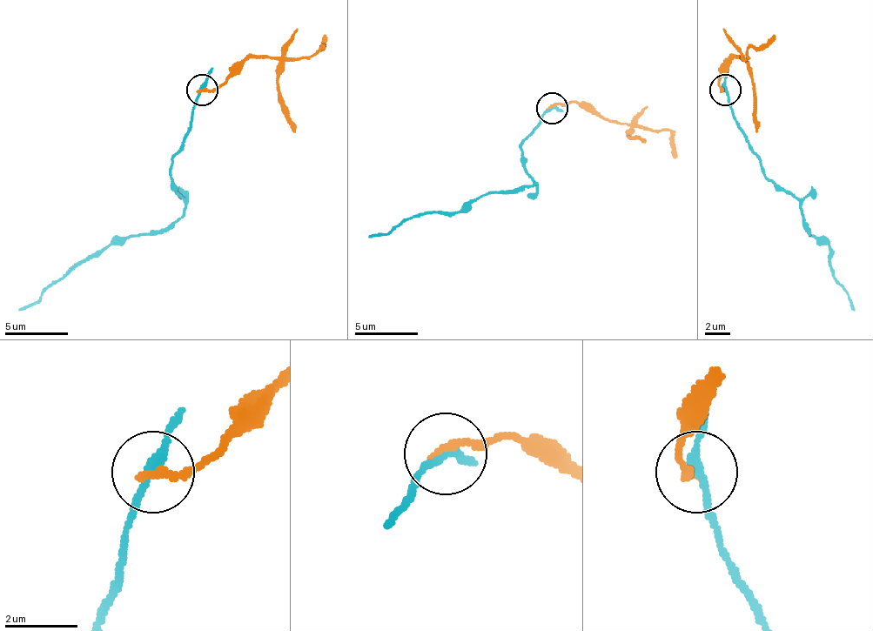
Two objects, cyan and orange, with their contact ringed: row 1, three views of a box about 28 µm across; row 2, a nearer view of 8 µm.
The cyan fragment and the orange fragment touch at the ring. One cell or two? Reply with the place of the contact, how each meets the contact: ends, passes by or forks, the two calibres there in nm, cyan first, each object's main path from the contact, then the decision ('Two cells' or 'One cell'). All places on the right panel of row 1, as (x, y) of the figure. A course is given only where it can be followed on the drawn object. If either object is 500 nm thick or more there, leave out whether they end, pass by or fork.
Place: (725, 90). At the ring cyan passes by. At the ring orange ends. Thickness 240 nm (cyan) against 240 nm. Course of cyan: (726, 90), (735, 125), (763, 172), (798, 201), (808, 232), (829, 248), (829, 264), (855, 312). Course of orange: (726, 90), (722, 90), (719, 71), (732, 58), (742, 58), (751, 77), (757, 131). Two cells

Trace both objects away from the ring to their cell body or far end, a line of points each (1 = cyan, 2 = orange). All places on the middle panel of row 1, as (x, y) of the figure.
1: (551, 109), (520, 146), (523, 169), (535, 181), (532, 184), (488, 191), (456, 212), (421, 212), (368, 238)
2: (551, 109), (586, 102), (599, 115), (627, 124), (627, 134), (630, 137), (646, 140)

